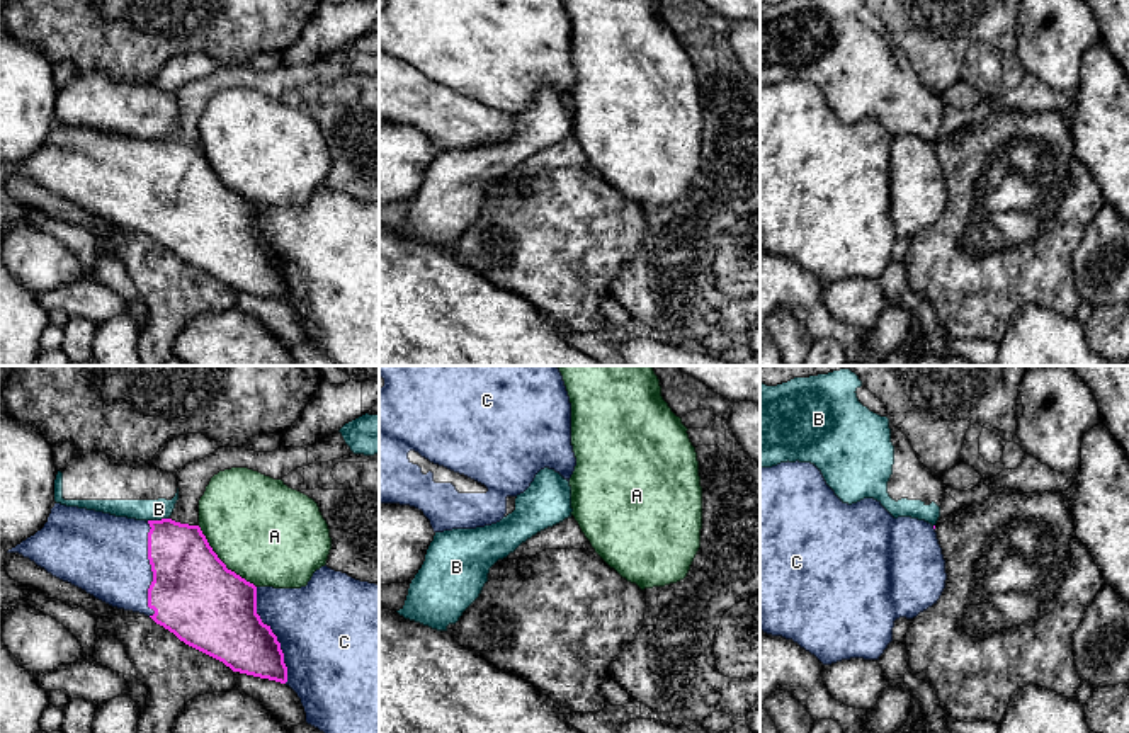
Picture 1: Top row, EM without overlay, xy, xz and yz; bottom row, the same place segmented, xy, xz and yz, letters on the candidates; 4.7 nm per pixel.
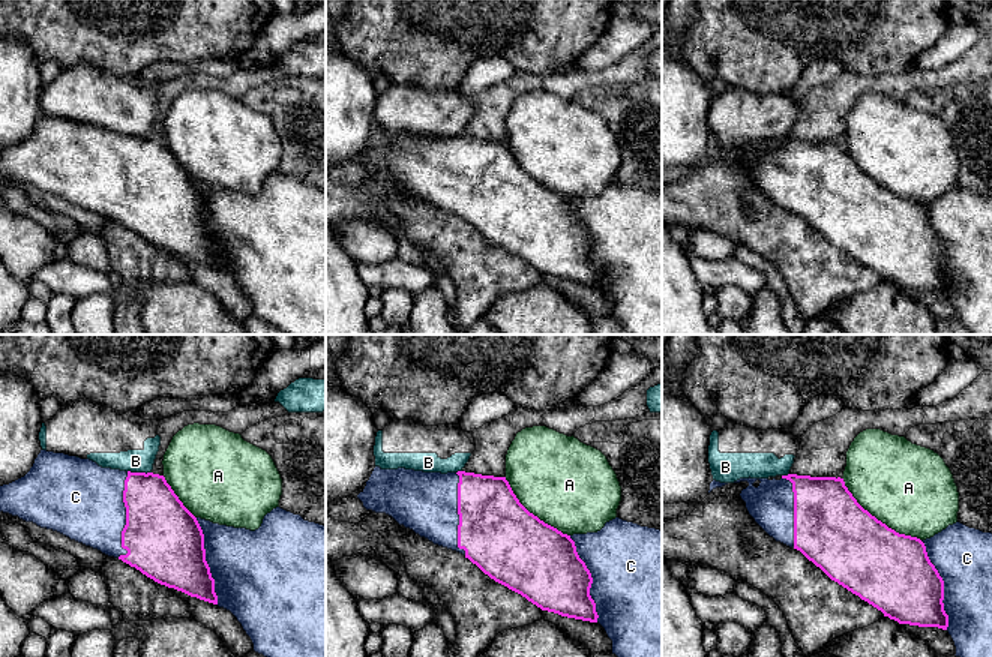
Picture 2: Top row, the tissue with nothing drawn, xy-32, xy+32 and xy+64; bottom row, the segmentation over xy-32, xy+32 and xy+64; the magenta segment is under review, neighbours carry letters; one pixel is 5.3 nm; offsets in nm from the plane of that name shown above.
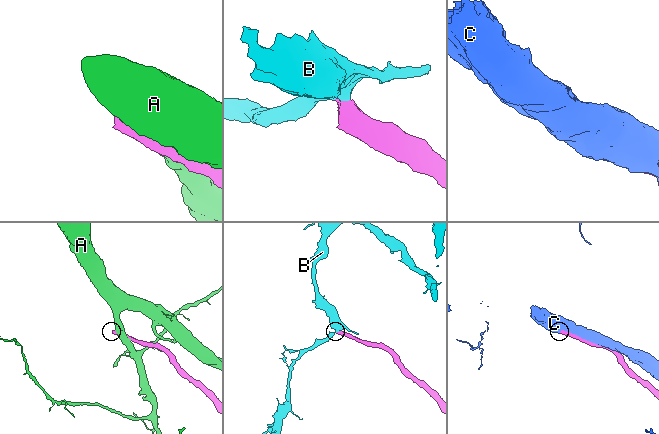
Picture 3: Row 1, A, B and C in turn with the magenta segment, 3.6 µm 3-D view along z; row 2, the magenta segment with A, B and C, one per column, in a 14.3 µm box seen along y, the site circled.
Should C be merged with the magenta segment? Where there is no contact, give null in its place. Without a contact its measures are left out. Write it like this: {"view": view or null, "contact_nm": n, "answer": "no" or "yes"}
{"view": "xy", "contact_nm": 480, "answer": "yes"}

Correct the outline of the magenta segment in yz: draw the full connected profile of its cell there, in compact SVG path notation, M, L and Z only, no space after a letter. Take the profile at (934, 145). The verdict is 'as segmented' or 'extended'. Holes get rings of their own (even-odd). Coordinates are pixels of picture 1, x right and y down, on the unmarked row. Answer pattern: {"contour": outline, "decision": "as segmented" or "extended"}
{"contour": "M811 82L760 87L760 250L792 259L823 284L879 279L894 240L937 223L945 199L935 145L894 138L874 117L843 122Z", "decision": "extended"}

